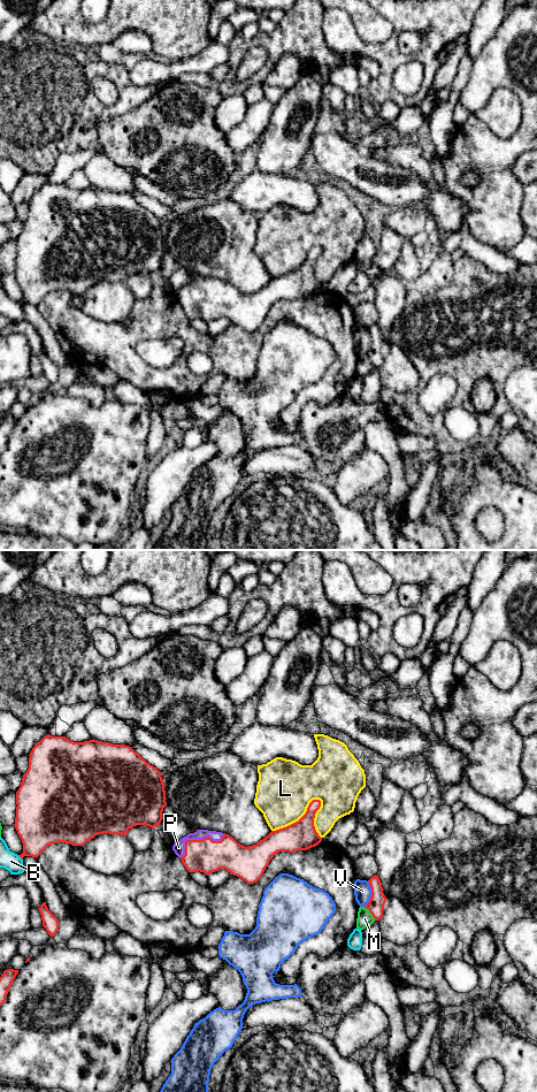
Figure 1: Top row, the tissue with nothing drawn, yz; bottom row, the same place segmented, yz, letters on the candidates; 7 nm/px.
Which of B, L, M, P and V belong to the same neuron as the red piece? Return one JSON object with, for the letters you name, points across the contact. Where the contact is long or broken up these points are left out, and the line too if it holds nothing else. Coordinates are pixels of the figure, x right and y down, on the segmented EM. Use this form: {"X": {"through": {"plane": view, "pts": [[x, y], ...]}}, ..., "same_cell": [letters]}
{"P": {"through": {"plane": "yz", "pts": [[207, 856], [207, 853], [197, 840], [186, 840], [178, 847]]}}, "same_cell": ["P"]}

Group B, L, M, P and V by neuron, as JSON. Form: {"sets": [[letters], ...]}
{"sets": [["B"], ["L"], ["M"], ["P"], ["V"]]}

